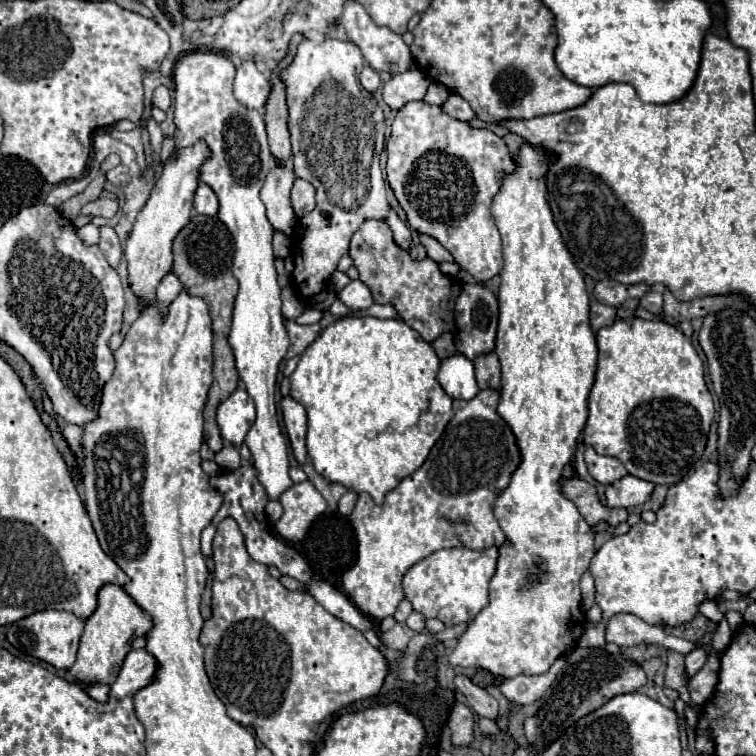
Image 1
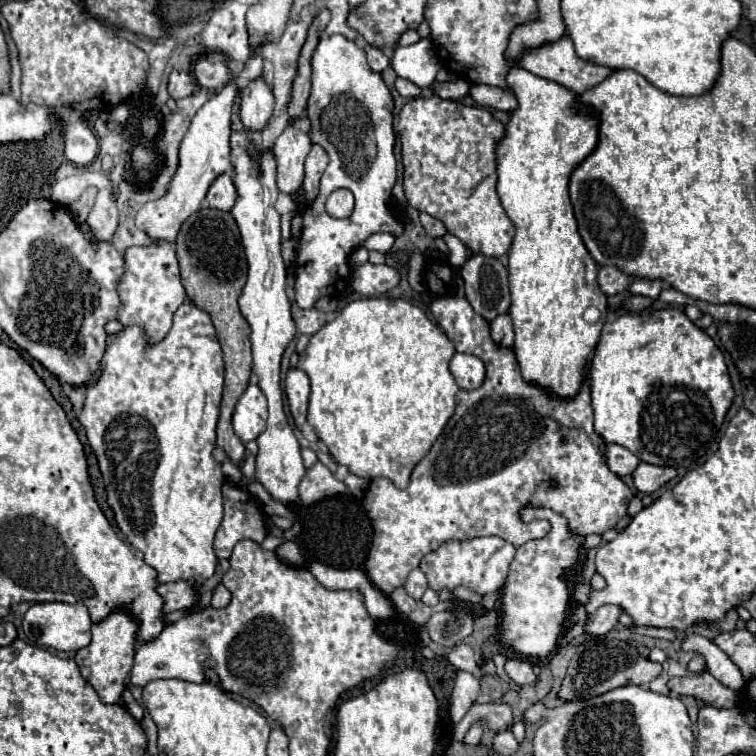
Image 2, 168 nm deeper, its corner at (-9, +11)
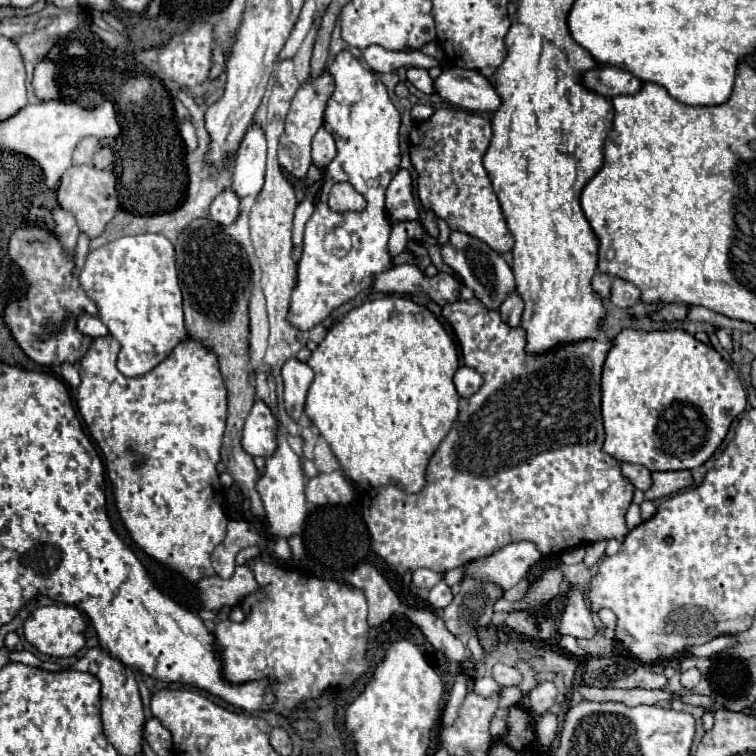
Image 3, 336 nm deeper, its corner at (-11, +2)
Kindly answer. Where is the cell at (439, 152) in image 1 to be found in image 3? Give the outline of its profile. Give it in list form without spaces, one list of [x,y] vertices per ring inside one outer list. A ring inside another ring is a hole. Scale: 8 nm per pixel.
[[[441,108],[437,110],[429,120],[425,122],[413,122],[413,130],[409,134],[409,156],[413,162],[413,168],[417,170],[417,194],[425,210],[433,210],[439,218],[443,218],[451,230],[467,232],[479,240],[483,240],[487,246],[491,246],[495,252],[503,254],[513,248],[513,234],[509,232],[497,194],[493,192],[491,180],[487,170],[483,168],[483,156],[491,142],[491,122],[481,118],[475,112],[467,110],[455,110],[455,108]]]

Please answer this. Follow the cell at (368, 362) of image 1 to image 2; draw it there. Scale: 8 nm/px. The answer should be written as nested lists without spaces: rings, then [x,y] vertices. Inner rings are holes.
[[[387,297],[355,299],[349,305],[345,305],[333,321],[329,321],[325,327],[321,327],[311,337],[305,351],[299,355],[299,365],[297,367],[301,371],[305,371],[311,379],[311,397],[309,397],[307,423],[315,429],[317,437],[327,445],[327,449],[335,457],[335,461],[345,465],[353,475],[363,477],[363,479],[387,477],[387,479],[393,481],[395,487],[405,489],[409,485],[409,475],[411,475],[413,467],[427,455],[427,451],[431,449],[435,439],[441,435],[441,431],[445,429],[447,421],[451,419],[451,415],[455,411],[455,395],[459,393],[459,387],[457,387],[457,381],[453,379],[453,375],[447,369],[447,363],[449,363],[453,353],[455,353],[453,343],[447,339],[447,335],[435,323],[429,321],[429,317],[419,307],[415,307],[415,305],[411,305],[403,299],[387,299]]]

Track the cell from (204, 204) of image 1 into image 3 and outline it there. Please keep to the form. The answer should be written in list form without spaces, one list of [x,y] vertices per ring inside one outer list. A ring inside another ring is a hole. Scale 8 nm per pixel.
[[[227,188],[213,200],[211,218],[221,226],[231,226],[237,220],[237,216],[239,216],[239,198],[231,188]]]

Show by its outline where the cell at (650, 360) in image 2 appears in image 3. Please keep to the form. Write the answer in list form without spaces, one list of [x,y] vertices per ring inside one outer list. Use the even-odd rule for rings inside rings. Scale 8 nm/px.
[[[623,330],[617,334],[603,366],[601,396],[605,424],[603,452],[619,462],[641,464],[651,472],[693,470],[705,464],[747,404],[745,390],[729,362],[725,362],[713,346],[695,340],[683,330]]]

